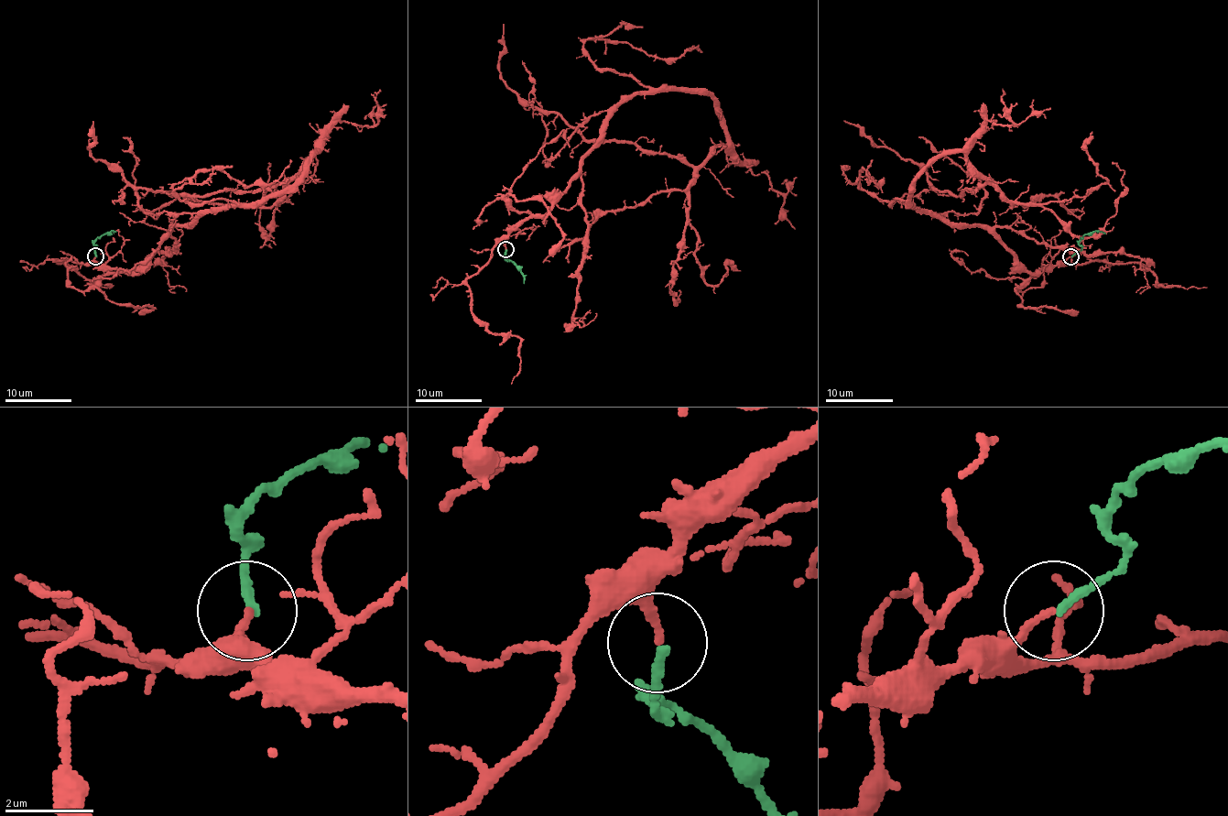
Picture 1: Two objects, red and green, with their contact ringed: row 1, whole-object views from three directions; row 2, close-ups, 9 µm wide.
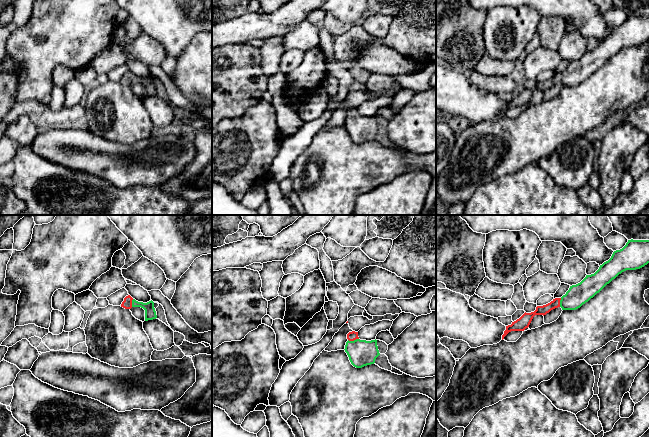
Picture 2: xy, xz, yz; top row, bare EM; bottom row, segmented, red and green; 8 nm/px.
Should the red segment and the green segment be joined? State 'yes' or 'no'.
yes

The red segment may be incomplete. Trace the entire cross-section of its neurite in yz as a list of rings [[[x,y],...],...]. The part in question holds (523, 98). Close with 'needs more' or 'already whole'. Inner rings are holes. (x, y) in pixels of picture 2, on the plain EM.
[[[628,16],[626,21],[613,28],[611,34],[600,41],[599,45],[578,60],[570,62],[561,74],[537,82],[531,89],[524,89],[519,95],[506,102],[502,116],[511,107],[524,107],[529,103],[535,91],[546,91],[551,86],[561,83],[562,86],[576,86],[599,69],[607,60],[626,46],[636,46],[649,39],[649,16]]]; needs more

